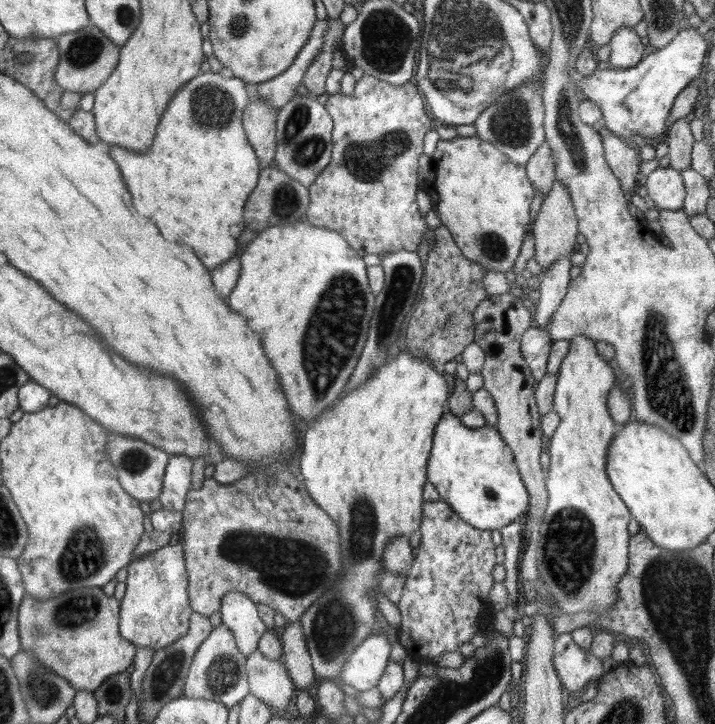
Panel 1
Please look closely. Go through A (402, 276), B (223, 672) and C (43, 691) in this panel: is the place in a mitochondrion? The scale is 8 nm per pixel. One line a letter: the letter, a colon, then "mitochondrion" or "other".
A: mitochondrion
B: mitochondrion
C: mitochondrion

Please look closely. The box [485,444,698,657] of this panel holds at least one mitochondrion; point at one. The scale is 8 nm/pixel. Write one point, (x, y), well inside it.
(570, 533)

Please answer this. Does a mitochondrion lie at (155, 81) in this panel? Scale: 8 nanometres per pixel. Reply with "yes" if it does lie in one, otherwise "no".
no

